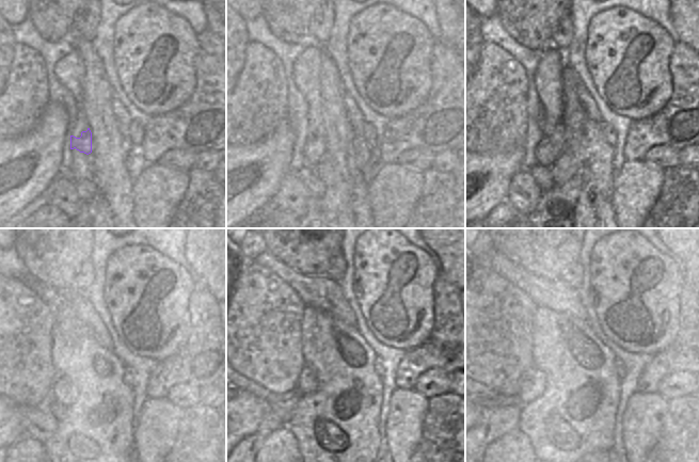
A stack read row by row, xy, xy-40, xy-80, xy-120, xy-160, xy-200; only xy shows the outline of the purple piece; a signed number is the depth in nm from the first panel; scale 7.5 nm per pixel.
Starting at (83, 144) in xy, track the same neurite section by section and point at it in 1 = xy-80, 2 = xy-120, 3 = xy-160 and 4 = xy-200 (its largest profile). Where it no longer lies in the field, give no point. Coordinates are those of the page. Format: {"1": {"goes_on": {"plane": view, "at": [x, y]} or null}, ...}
{"1": {"goes_on": {"plane": "xy-80", "at": [549, 148]}}, "2": {"goes_on": {"plane": "xy-120", "at": [65, 393]}}, "3": {"goes_on": {"plane": "xy-160", "at": [306, 382]}}, "4": {"goes_on": {"plane": "xy-200", "at": [531, 384]}}}

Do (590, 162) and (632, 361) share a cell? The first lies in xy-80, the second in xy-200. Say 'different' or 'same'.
different

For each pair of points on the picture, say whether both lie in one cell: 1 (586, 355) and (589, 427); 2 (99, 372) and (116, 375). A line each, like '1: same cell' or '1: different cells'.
1: same cell
2: same cell

